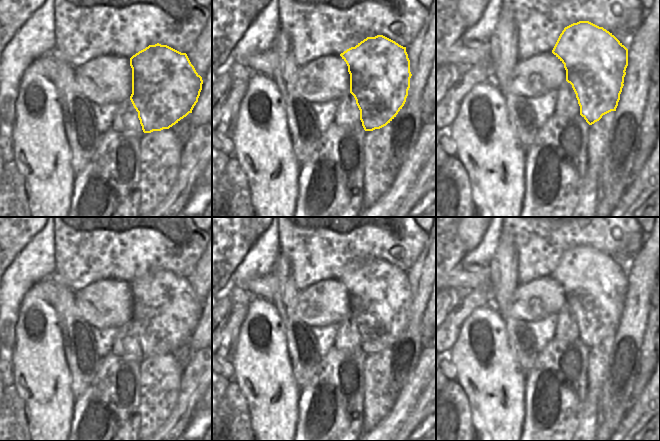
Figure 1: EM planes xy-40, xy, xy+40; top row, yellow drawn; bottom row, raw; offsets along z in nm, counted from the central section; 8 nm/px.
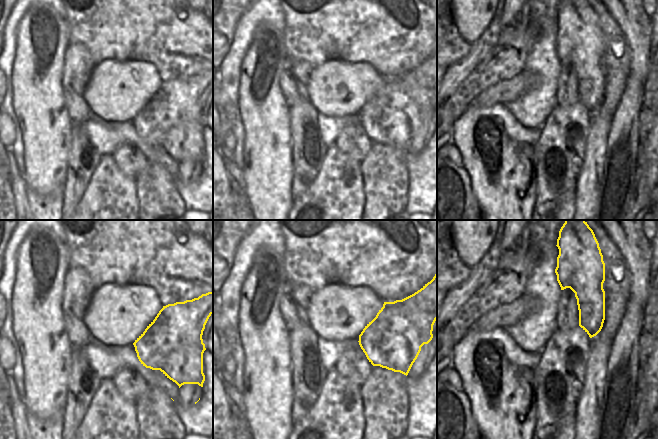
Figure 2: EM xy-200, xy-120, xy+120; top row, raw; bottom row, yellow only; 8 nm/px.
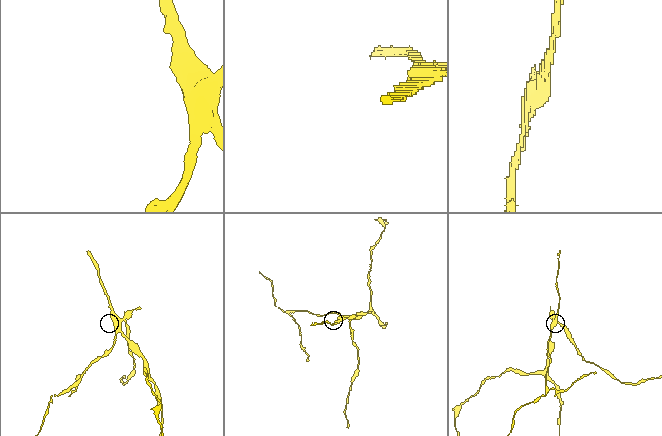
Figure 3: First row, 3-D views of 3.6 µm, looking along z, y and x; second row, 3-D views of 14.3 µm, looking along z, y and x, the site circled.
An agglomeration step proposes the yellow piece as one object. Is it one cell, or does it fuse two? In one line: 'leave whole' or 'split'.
split

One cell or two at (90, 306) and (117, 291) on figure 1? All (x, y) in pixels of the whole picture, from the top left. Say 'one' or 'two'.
one

